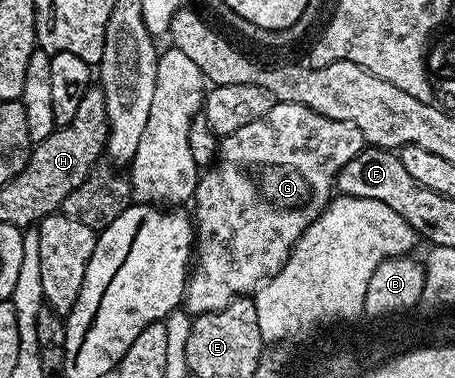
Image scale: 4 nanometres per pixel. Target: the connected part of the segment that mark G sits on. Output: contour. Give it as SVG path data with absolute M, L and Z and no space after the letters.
M275 102L272 110L268 110L268 114L264 114L264 118L256 118L256 122L248 122L248 126L240 126L240 130L221 137L218 145L217 159L199 175L198 185L194 191L192 223L194 225L196 263L193 265L186 281L185 311L190 314L201 314L220 310L224 306L228 306L228 302L232 302L236 297L253 293L259 285L277 274L286 265L290 252L304 234L304 230L308 230L310 223L324 211L335 195L338 171L350 159L356 158L363 147L362 131L356 126L352 126L352 122L340 122L336 118L328 118L324 114L316 114L316 110L308 110L308 106L284 104L281 102Z

